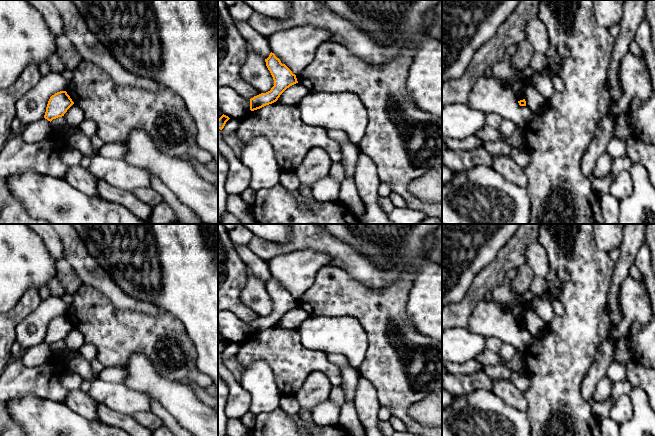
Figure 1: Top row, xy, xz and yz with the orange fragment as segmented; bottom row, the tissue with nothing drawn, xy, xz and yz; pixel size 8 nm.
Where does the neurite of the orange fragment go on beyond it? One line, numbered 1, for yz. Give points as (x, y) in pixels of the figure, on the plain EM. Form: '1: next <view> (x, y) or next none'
1: next none

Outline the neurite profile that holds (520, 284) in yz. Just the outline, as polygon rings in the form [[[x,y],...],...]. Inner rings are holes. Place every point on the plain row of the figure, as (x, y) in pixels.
[[[523,264],[517,269],[516,276],[509,282],[509,285],[513,292],[522,295],[529,290],[534,277],[535,275],[529,265]]]

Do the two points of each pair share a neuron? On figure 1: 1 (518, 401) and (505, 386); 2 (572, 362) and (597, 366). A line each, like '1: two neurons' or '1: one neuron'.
1: one neuron
2: two neurons

